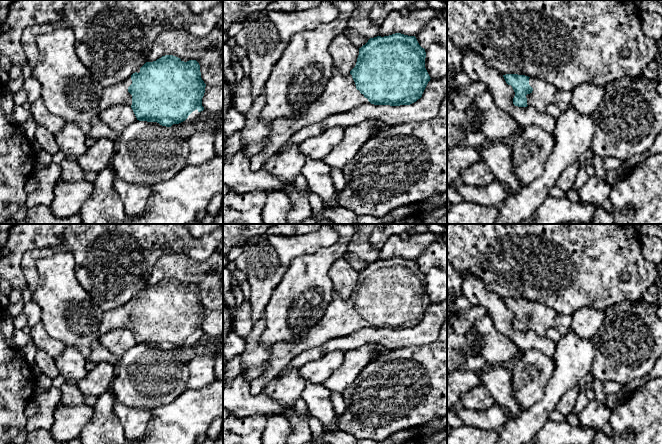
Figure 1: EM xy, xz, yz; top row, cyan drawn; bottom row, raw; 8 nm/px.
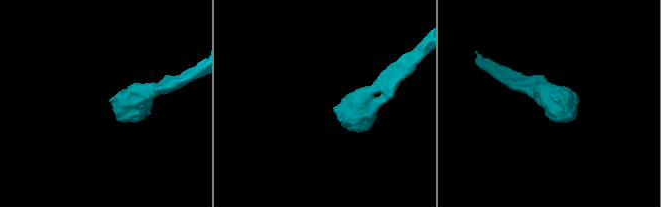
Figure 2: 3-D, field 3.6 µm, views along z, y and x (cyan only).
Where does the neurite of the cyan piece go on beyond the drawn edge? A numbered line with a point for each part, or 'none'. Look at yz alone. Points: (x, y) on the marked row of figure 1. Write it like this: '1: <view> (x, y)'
1: yz (544, 93)

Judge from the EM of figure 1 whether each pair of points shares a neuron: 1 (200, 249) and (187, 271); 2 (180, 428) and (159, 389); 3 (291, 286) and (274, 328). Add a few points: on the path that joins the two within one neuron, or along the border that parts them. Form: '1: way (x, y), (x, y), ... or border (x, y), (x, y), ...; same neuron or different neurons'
1: border (212, 252), (202, 260), (171, 254); different neurons
2: border (185, 389), (170, 402), (158, 405), (151, 411); different neurons
3: way (291, 296), (285, 306), (284, 318); same neuron

